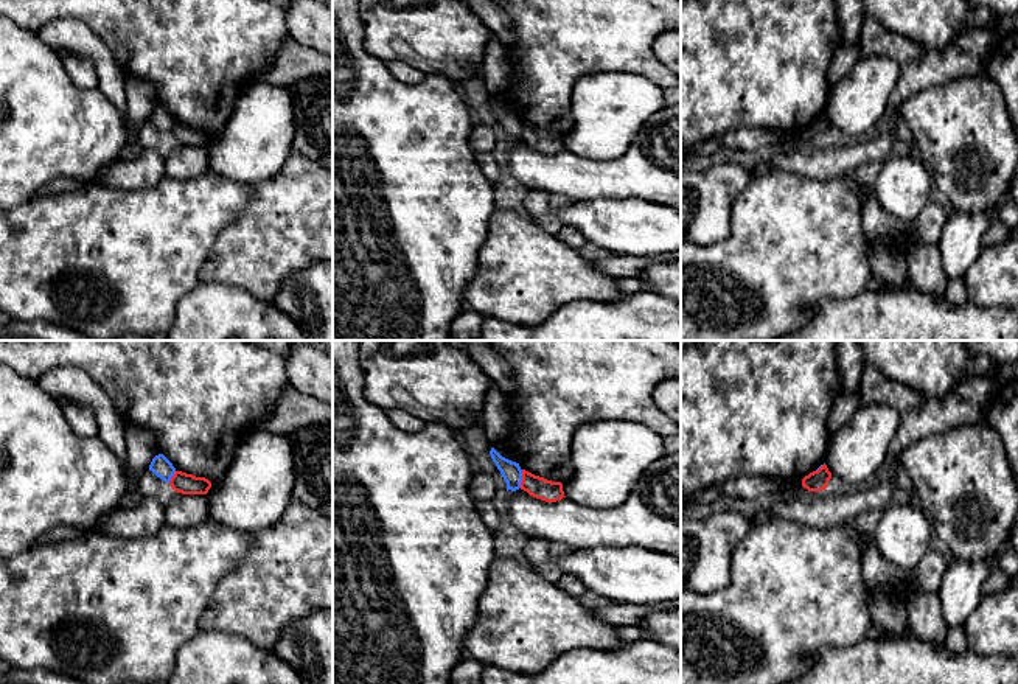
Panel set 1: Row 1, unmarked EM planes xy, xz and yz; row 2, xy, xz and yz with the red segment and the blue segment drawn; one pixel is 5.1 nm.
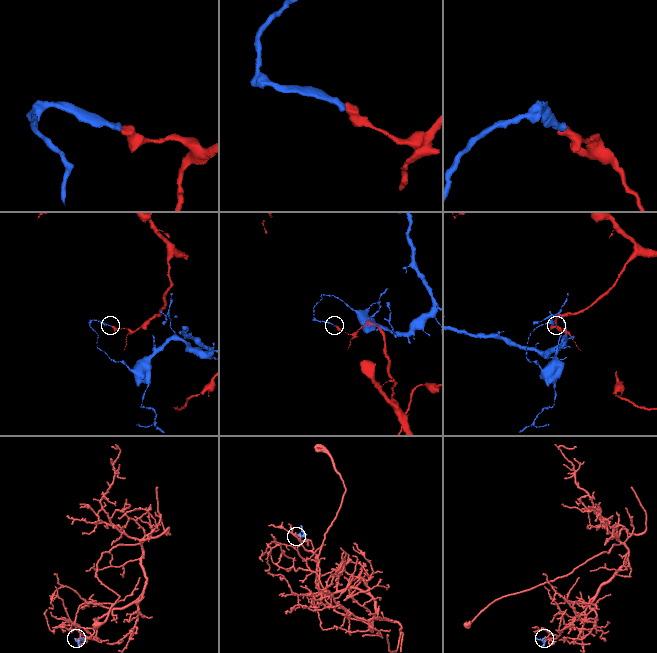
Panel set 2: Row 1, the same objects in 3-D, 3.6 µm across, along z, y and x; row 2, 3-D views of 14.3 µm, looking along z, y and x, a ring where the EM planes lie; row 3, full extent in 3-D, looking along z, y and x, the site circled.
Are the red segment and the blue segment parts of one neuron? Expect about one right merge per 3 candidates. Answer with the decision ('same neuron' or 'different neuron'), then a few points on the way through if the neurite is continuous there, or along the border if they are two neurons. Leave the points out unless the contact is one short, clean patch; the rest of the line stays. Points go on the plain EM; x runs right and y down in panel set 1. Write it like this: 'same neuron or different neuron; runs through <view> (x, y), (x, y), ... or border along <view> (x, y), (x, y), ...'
different neuron; border along xz (522, 122), (519, 139)

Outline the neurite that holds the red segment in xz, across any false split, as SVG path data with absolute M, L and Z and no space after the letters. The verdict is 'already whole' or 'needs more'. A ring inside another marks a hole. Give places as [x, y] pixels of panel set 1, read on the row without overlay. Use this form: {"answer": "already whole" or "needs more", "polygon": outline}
{"answer": "already whole", "polygon": "M522 121L521 141L524 141L530 148L546 152L546 154L556 154L556 152L561 152L563 149L566 149L561 134L547 132L547 131L535 127L525 121Z"}

